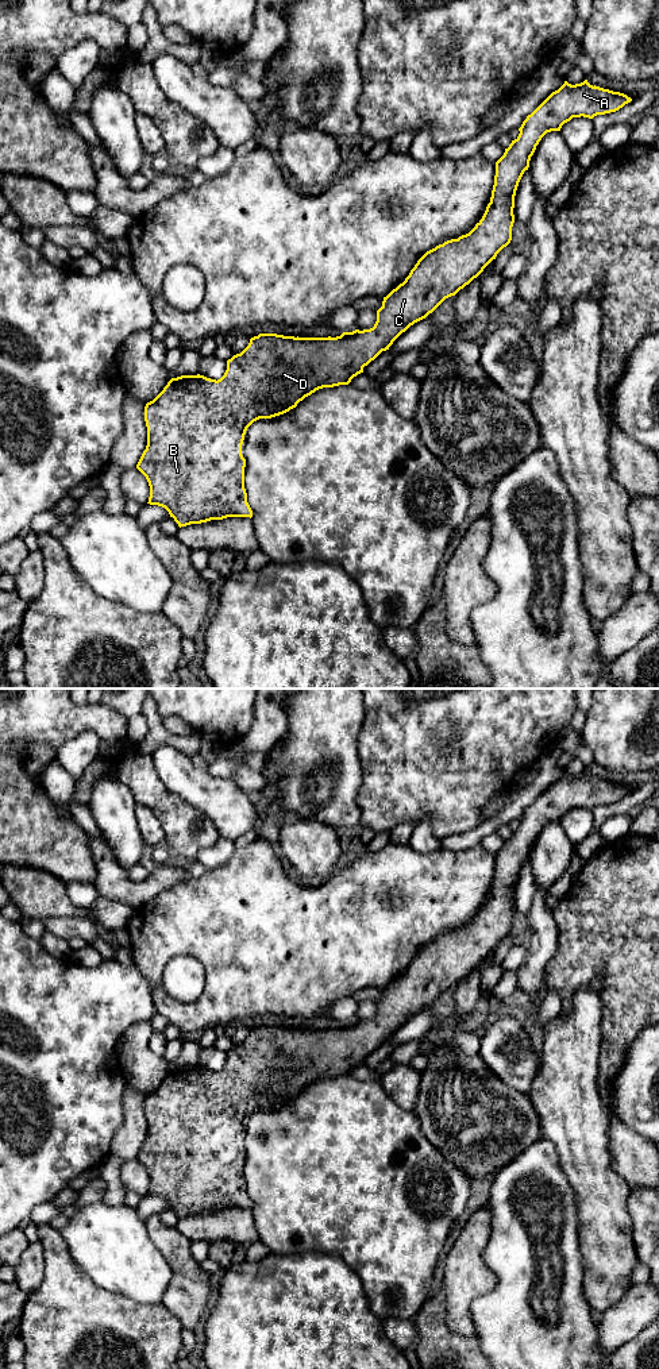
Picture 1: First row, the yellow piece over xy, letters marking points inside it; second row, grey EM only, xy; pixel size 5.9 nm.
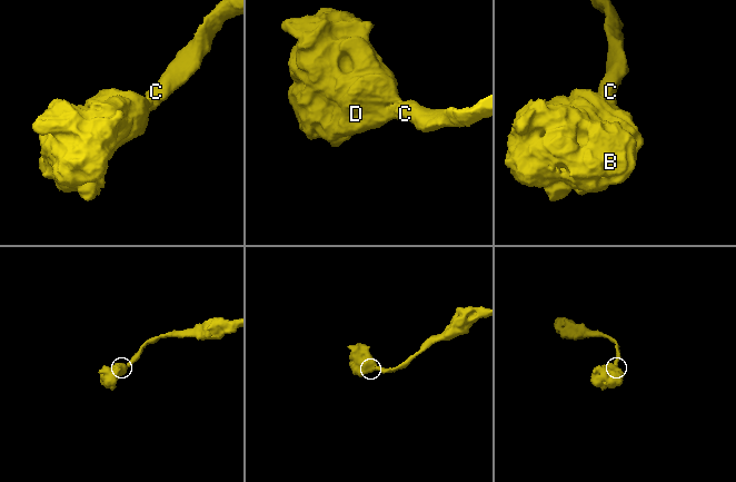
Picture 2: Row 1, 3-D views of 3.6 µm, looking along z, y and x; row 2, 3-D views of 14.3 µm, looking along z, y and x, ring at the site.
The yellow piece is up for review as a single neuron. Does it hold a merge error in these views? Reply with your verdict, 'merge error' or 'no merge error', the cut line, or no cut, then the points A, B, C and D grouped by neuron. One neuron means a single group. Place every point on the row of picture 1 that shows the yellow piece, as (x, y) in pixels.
no merge error; cut none; groups A B C D

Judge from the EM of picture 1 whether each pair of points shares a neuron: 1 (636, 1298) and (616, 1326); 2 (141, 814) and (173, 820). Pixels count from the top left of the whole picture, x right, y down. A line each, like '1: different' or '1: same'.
1: same
2: different

